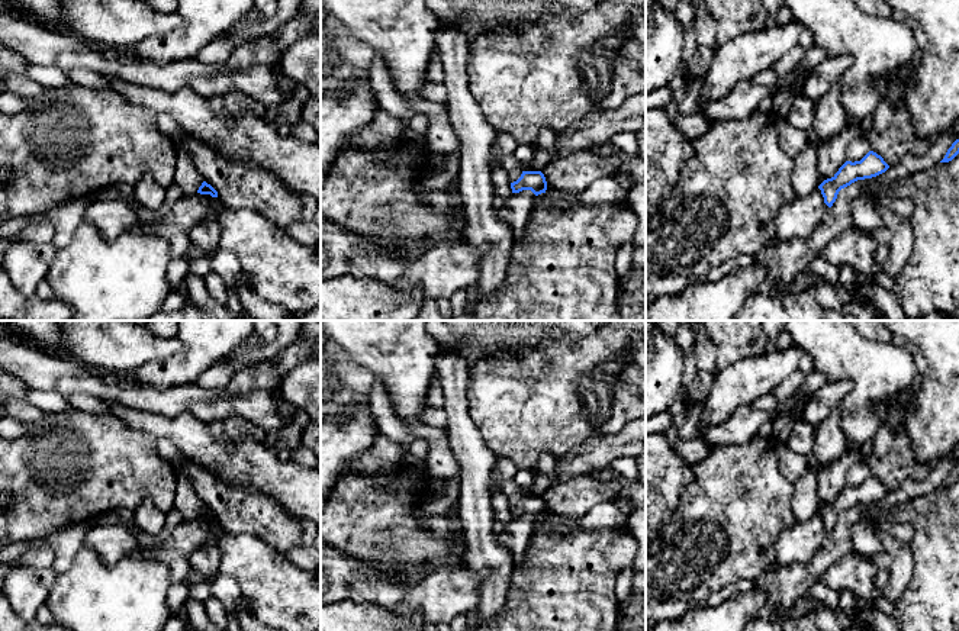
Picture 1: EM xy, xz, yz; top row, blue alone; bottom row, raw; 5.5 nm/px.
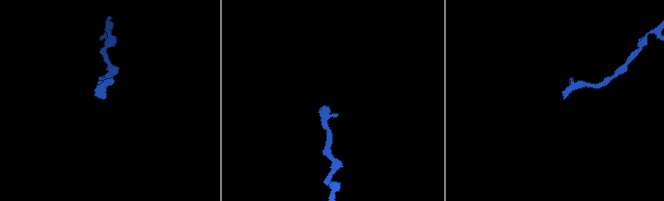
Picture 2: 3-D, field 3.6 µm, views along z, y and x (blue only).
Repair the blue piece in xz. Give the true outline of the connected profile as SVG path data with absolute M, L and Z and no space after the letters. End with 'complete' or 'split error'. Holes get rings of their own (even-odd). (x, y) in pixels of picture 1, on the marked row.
M514 155L505 157L499 167L506 173L512 193L531 190L535 196L546 193L547 181L541 171L524 171L522 162Z | split error

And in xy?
M183 148L177 149L174 184L178 186L178 196L193 196L200 193L218 197L218 191L203 180L202 174L194 165L192 155Z | split error

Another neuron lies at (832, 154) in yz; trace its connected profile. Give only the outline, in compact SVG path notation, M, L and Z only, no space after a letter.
M847 123L843 131L827 141L821 141L817 148L817 171L823 178L831 178L846 162L847 147L862 135L859 126Z

